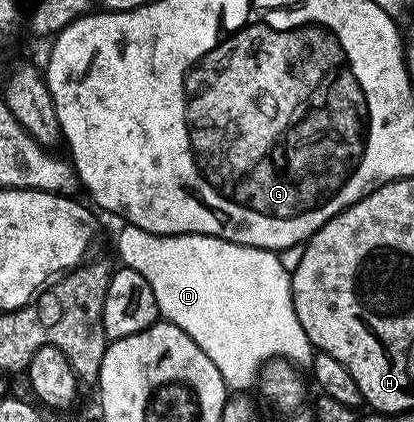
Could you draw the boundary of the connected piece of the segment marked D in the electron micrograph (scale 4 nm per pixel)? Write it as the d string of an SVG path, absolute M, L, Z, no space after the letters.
M126 223L123 229L118 233L118 257L123 266L128 269L134 269L140 275L144 275L144 279L148 279L148 287L152 287L152 295L156 295L156 303L158 304L159 314L171 325L180 327L189 335L196 343L196 347L200 347L200 351L204 351L204 355L208 355L208 359L212 359L212 363L216 363L216 371L220 371L220 375L224 379L224 383L234 391L246 391L253 386L258 380L258 373L263 365L268 361L274 360L275 357L283 357L285 361L291 361L299 367L310 367L314 364L314 354L316 352L314 345L308 339L308 335L304 331L304 327L300 327L300 319L294 310L294 292L290 286L290 275L288 271L284 271L284 267L280 267L280 259L277 252L268 249L253 249L247 245L237 245L231 241L225 241L219 237L206 237L202 233L149 233L140 227Z

